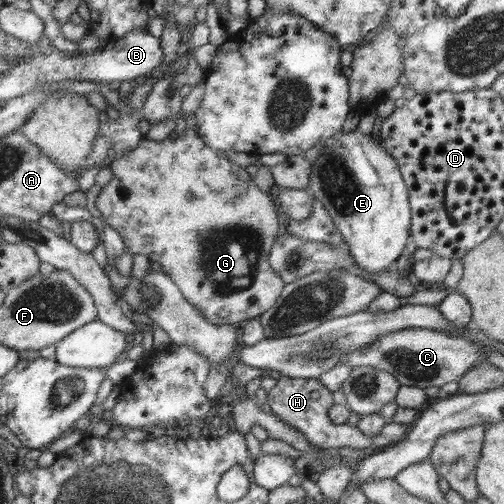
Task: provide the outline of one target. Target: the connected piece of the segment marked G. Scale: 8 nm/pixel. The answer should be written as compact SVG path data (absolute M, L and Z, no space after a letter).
M191 128L185 129L178 134L175 140L171 138L163 141L155 141L145 138L137 149L127 155L115 159L111 164L112 180L101 190L95 193L95 205L101 212L101 218L110 225L122 237L125 252L145 255L150 261L155 261L162 266L162 272L173 278L175 284L183 291L186 299L191 302L199 315L207 322L214 325L238 325L241 322L257 318L259 313L265 312L273 306L275 299L283 290L285 283L275 274L268 265L268 252L276 237L282 231L283 219L275 215L273 198L267 193L259 190L252 181L251 176L243 167L232 163L221 151L215 151L203 143L197 132Z

